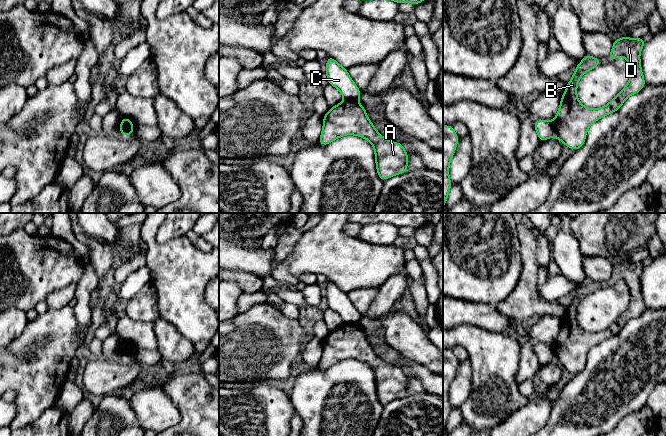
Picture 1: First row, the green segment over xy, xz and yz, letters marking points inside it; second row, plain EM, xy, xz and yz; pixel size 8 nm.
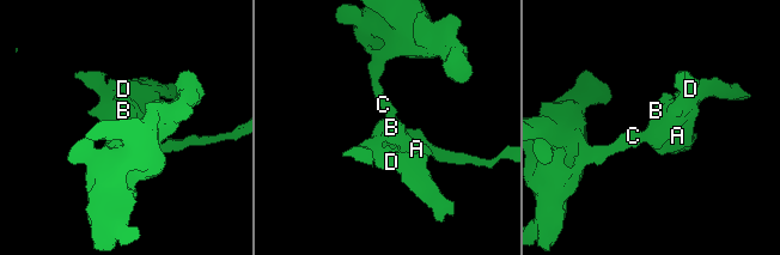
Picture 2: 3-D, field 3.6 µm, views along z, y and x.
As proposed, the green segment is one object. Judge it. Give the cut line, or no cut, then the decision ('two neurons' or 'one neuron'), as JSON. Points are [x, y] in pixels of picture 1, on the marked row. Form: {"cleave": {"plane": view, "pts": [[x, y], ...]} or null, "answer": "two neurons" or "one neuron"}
{"cleave": {"plane": "yz", "pts": [[551, 121], [555, 135]]}, "answer": "two neurons"}

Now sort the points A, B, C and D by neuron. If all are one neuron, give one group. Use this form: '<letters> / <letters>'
A B D / C

